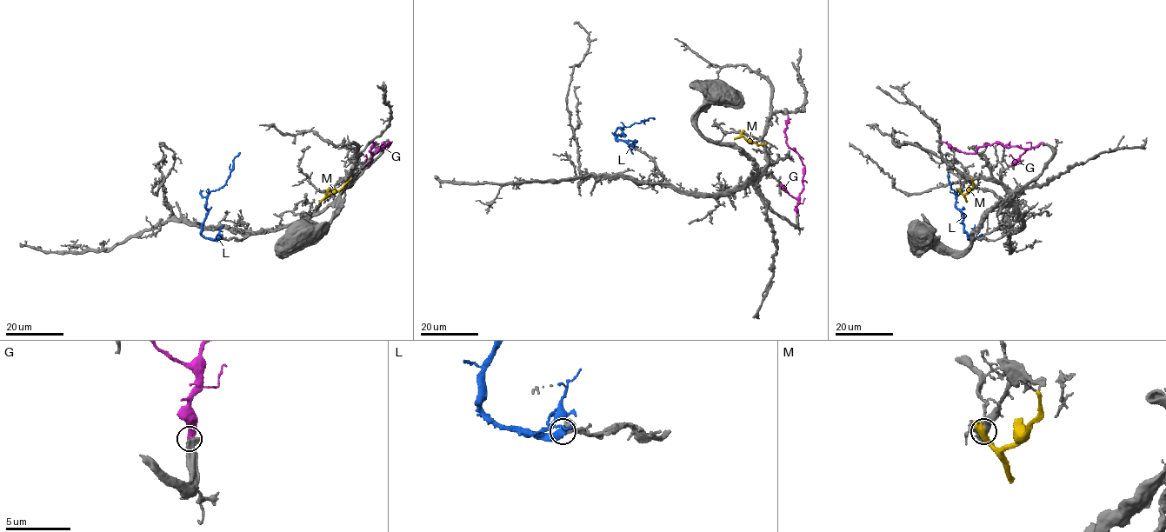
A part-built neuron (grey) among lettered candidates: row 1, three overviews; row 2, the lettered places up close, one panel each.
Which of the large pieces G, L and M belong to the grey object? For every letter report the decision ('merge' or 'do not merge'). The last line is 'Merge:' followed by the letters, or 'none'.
G: do not merge
L: merge
M: do not merge
Merge: L

